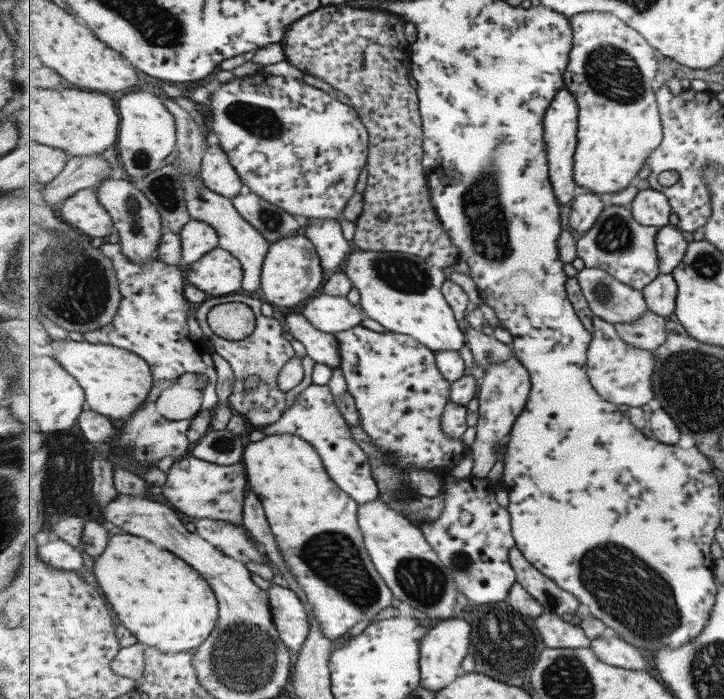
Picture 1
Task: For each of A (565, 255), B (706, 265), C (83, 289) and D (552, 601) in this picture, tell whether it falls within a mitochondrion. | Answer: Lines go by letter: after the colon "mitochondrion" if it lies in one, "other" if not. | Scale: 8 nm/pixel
A: other
B: mitochondrion
C: mitochondrion
D: mitochondrion

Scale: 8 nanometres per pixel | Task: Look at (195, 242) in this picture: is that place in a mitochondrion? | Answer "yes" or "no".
no

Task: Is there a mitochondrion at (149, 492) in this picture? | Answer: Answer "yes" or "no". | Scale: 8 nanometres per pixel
no

